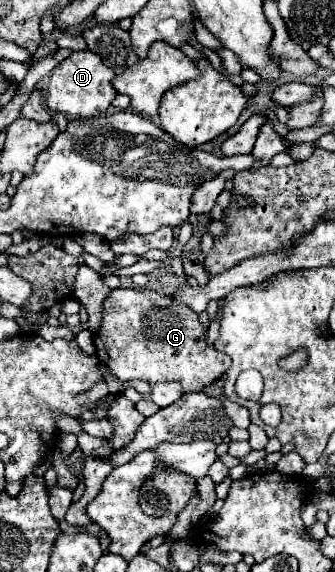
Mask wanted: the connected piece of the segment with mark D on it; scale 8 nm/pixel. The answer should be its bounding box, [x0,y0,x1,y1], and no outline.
[47,51,117,117]

